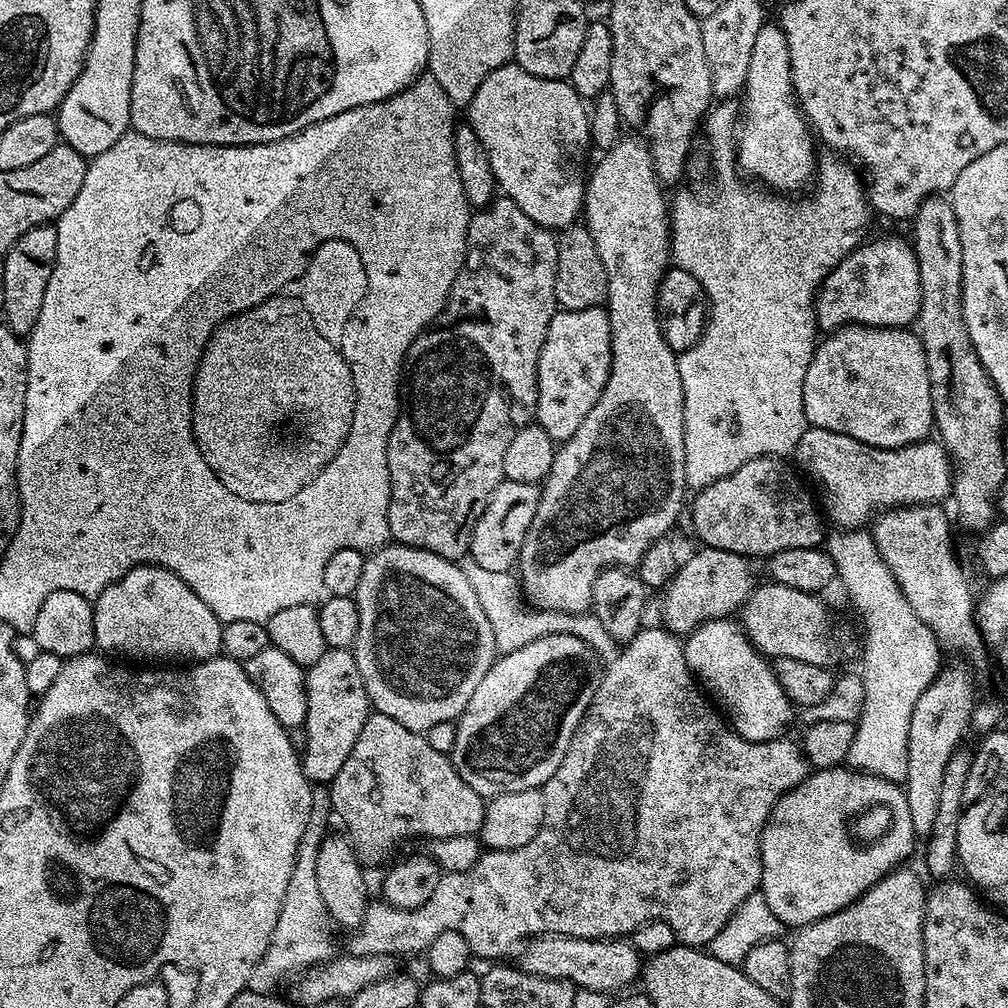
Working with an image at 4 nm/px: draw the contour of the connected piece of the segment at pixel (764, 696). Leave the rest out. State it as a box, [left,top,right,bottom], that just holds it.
[683,619,794,741]

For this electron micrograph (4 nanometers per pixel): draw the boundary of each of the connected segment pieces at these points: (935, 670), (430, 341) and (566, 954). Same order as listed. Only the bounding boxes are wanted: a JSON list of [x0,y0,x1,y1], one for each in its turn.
[[826,530,942,782],[386,194,558,561],[518,936,642,994]]

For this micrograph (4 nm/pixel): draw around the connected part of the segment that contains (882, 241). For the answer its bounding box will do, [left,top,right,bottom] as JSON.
[816,236,920,333]

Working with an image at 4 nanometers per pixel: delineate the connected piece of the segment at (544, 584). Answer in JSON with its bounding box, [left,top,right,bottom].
[518,134,688,612]

